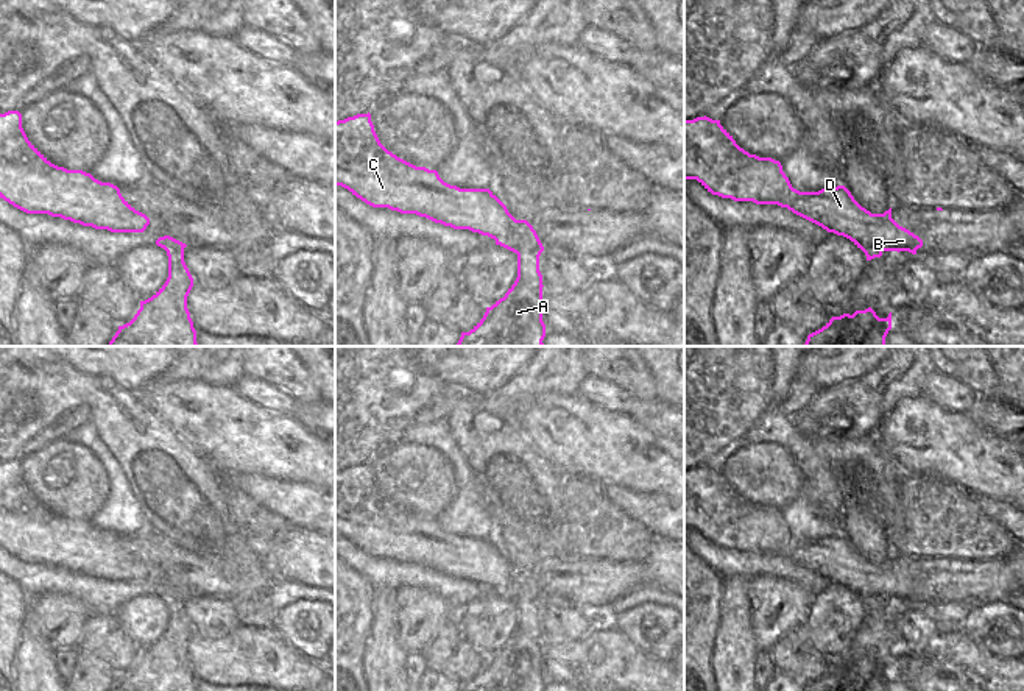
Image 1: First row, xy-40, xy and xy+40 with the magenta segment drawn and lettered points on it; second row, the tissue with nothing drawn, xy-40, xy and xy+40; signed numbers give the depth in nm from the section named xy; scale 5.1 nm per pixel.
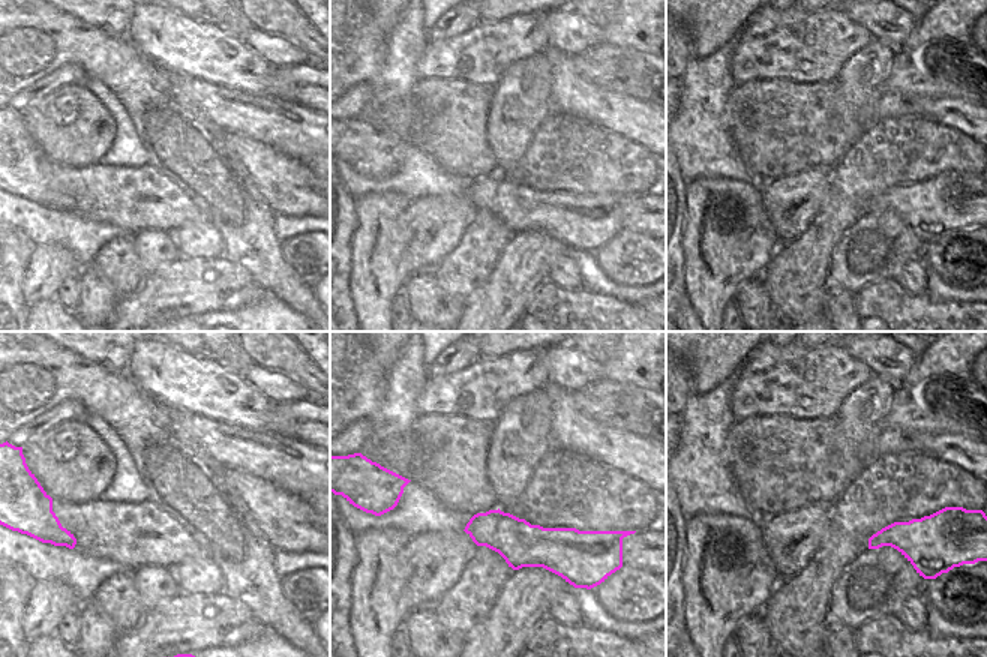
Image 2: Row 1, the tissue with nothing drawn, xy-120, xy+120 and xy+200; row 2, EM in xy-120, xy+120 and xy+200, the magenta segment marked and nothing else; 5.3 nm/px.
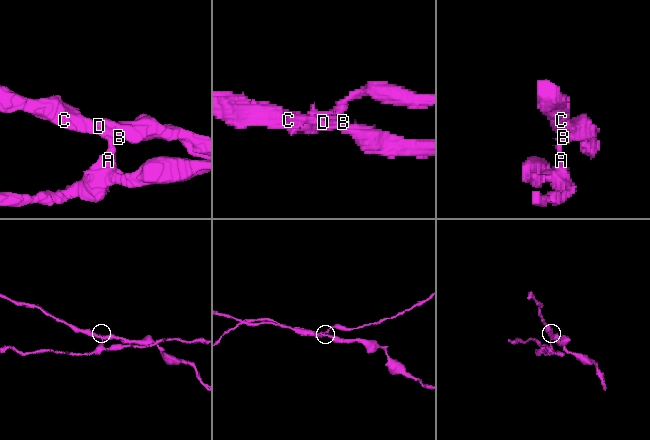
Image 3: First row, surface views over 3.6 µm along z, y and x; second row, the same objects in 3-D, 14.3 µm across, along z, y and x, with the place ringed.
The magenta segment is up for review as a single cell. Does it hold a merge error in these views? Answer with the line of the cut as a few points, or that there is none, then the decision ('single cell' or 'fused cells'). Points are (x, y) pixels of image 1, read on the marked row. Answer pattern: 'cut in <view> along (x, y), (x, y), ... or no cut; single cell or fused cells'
cut in xy along (516, 250), (524, 247), (541, 251); fused cells

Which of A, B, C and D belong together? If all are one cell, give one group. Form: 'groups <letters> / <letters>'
groups A / B C D

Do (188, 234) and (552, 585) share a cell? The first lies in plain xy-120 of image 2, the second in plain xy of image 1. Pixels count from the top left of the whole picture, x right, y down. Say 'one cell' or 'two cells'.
two cells

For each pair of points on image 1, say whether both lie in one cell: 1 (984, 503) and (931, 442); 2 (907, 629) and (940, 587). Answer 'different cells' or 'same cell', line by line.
1: different cells
2: different cells

